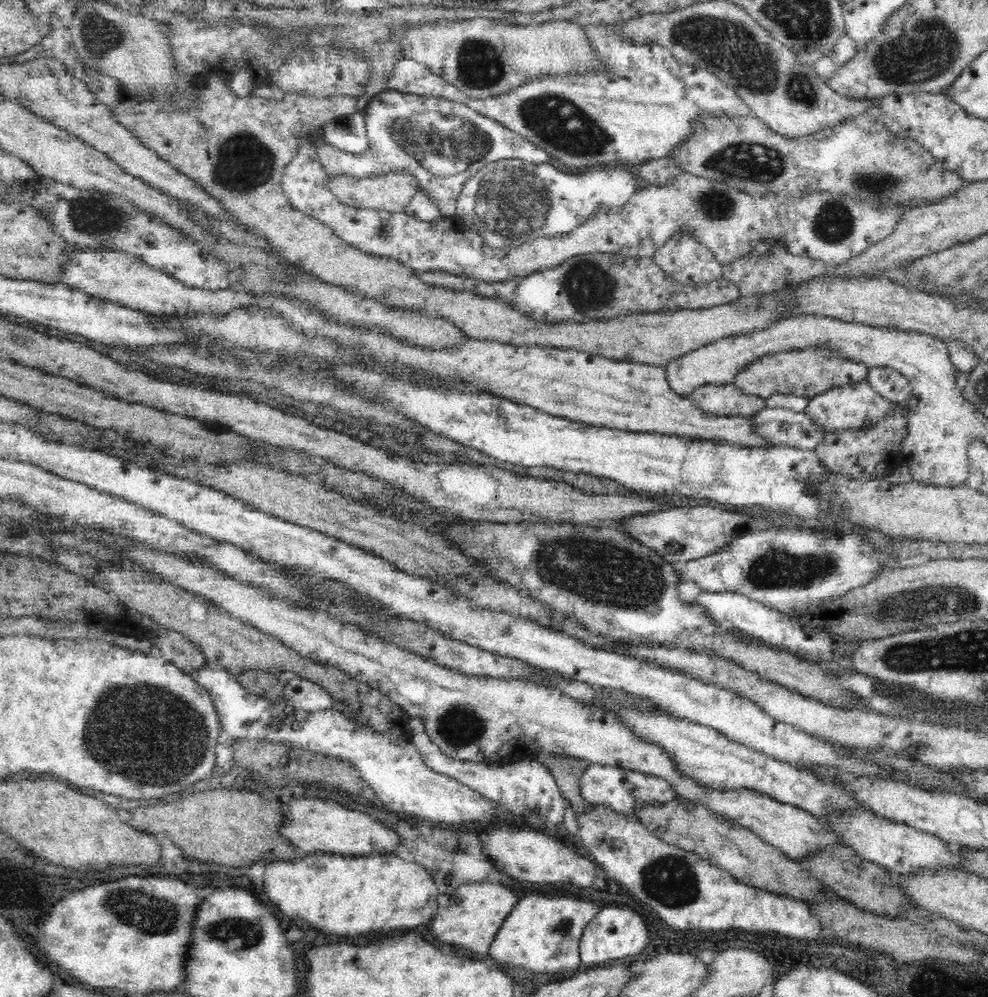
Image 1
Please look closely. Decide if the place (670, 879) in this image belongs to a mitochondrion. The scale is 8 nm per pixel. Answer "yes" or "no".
yes

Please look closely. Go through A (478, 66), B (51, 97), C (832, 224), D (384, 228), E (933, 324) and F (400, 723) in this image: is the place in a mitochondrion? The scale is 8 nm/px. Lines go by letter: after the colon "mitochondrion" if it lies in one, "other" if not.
A: mitochondrion
B: other
C: mitochondrion
D: mitochondrion
E: other
F: other

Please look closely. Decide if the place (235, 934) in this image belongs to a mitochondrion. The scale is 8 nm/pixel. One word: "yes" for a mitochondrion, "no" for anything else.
yes

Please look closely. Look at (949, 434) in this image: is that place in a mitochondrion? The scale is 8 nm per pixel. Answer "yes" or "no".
no

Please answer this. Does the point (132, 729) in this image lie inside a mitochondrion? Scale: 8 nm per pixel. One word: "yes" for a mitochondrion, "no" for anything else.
yes

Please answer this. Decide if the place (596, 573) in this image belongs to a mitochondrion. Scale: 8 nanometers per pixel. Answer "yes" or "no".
yes

